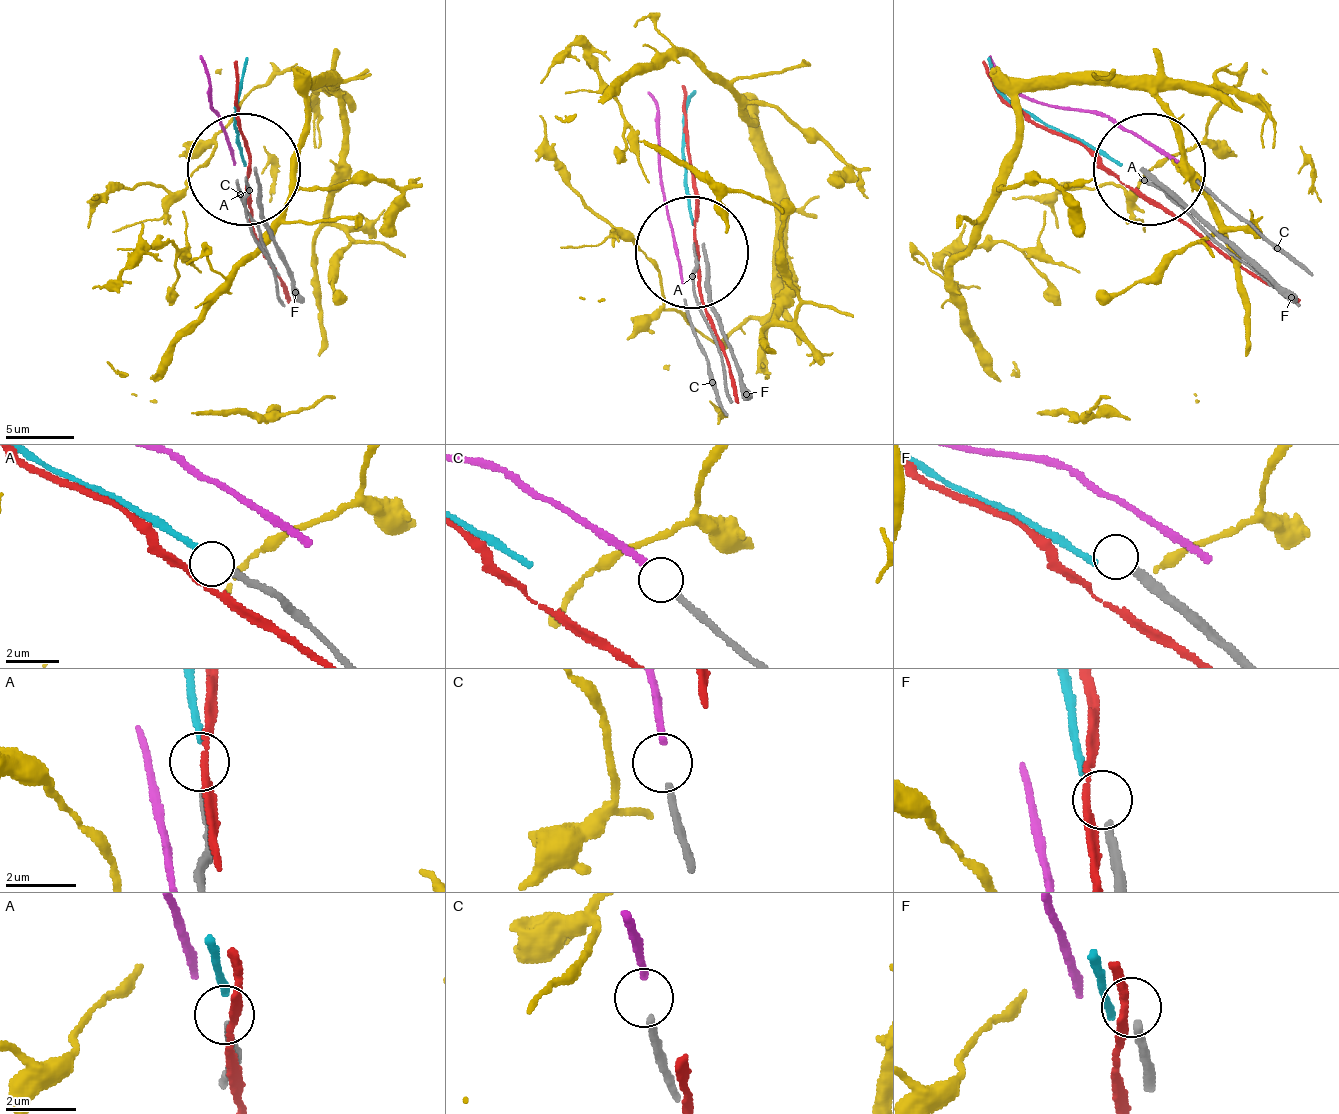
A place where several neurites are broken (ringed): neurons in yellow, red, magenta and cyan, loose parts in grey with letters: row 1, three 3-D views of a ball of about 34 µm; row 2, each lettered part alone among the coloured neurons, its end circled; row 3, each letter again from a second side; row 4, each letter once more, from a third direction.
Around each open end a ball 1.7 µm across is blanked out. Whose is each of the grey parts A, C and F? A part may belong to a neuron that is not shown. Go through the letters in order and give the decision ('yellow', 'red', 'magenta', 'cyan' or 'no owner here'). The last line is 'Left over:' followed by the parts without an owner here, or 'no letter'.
A: cyan
C: magenta
F: no owner here
Left over: F

